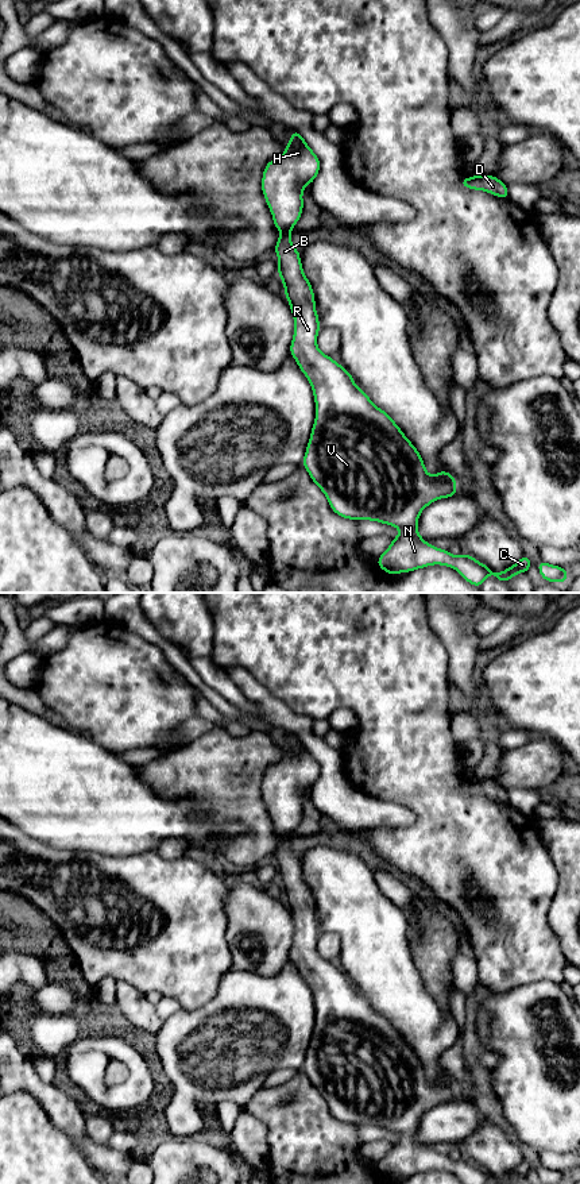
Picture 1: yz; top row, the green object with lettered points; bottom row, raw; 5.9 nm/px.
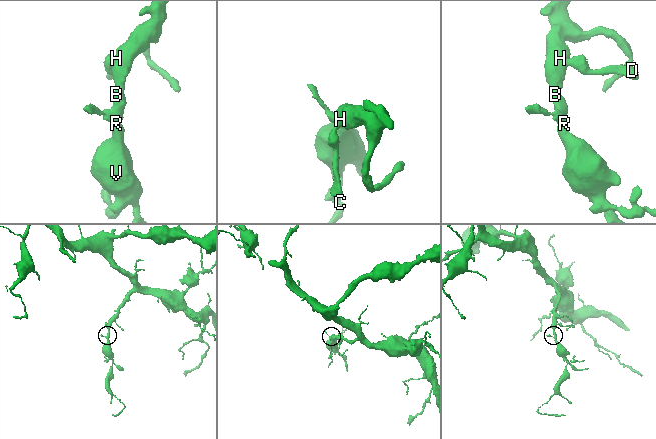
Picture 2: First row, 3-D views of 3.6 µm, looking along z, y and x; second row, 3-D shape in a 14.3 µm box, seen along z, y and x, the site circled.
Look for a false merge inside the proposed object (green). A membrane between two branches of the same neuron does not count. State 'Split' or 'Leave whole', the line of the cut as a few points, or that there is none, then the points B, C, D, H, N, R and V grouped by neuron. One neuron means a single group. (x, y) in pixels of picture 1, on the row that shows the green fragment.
Leave whole. No split. Groups: B C D H N R V

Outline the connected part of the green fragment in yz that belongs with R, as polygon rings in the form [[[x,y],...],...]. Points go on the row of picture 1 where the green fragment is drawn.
[[[298,131],[291,132],[290,138],[291,142],[285,144],[286,151],[266,165],[262,190],[274,225],[281,232],[274,250],[279,261],[278,275],[283,282],[285,296],[294,317],[290,354],[306,375],[316,401],[316,420],[302,466],[322,490],[336,514],[348,520],[379,521],[401,531],[376,560],[387,574],[395,575],[441,564],[453,567],[468,583],[480,587],[488,575],[506,583],[514,575],[527,572],[531,560],[525,555],[503,572],[495,572],[467,554],[453,556],[446,549],[428,544],[418,535],[417,525],[421,512],[438,498],[457,494],[455,475],[445,470],[429,475],[419,452],[394,420],[372,404],[343,365],[336,363],[332,356],[322,354],[317,347],[317,333],[321,325],[316,312],[314,292],[303,274],[299,250],[291,244],[290,231],[301,217],[302,192],[317,177],[320,159]]]

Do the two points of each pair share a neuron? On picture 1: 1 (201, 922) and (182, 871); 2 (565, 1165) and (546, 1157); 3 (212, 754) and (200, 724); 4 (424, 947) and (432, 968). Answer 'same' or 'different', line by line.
1: same
2: same
3: different
4: same

